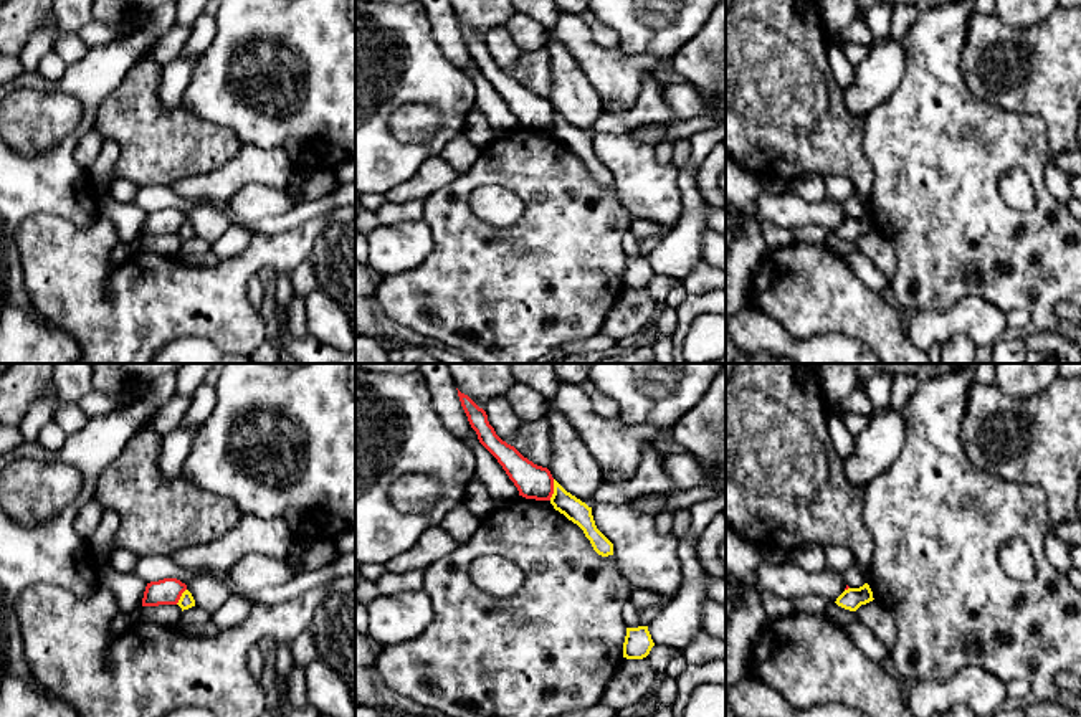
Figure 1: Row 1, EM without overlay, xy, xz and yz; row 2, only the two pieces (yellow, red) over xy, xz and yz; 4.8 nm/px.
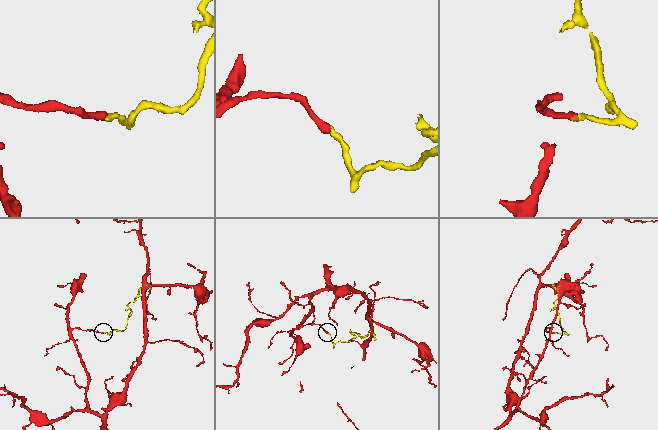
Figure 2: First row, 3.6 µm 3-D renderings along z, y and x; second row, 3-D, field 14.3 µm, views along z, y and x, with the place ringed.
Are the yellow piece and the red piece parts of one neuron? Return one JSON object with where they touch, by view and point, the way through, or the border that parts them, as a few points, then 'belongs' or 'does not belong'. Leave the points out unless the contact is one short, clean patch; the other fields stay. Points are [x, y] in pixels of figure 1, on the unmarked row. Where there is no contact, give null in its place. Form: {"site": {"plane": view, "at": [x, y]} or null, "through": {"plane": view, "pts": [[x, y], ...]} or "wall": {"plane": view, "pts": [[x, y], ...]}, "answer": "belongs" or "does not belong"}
{"site": {"plane": "xz", "at": [554, 119]}, "wall": {"plane": "xz", "pts": [[554, 109], [554, 123], [549, 129]]}, "answer": "does not belong"}

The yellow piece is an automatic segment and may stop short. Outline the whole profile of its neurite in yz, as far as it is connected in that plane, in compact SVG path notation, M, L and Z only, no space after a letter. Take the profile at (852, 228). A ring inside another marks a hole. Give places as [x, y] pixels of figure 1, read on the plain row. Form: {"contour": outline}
{"contour": "M864 213L860 218L848 218L845 220L838 228L836 228L836 235L850 240L850 241L856 241L861 235L866 235L869 231L873 231L873 221L869 218L868 213Z"}

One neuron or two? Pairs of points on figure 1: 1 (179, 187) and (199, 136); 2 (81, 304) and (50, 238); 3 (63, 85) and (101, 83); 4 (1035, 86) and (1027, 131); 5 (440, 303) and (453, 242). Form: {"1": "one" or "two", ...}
{"1": "two", "2": "one", "3": "one", "4": "two", "5": "one"}

